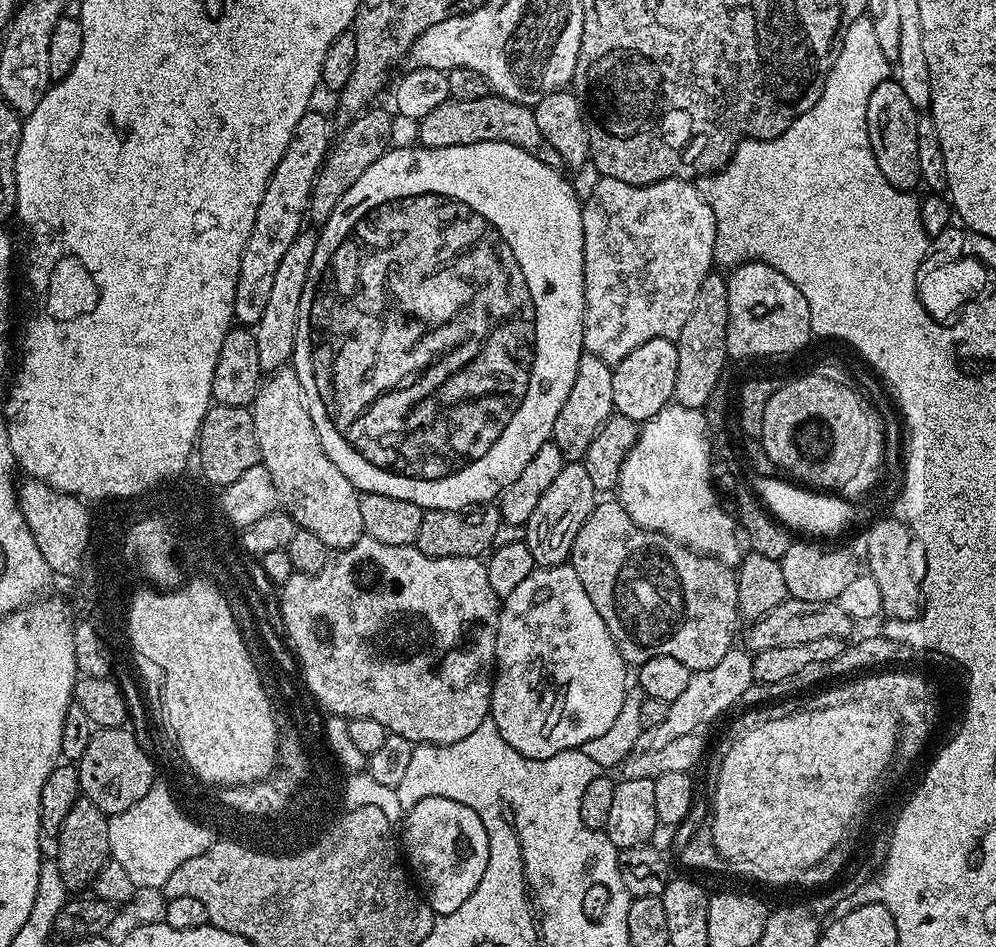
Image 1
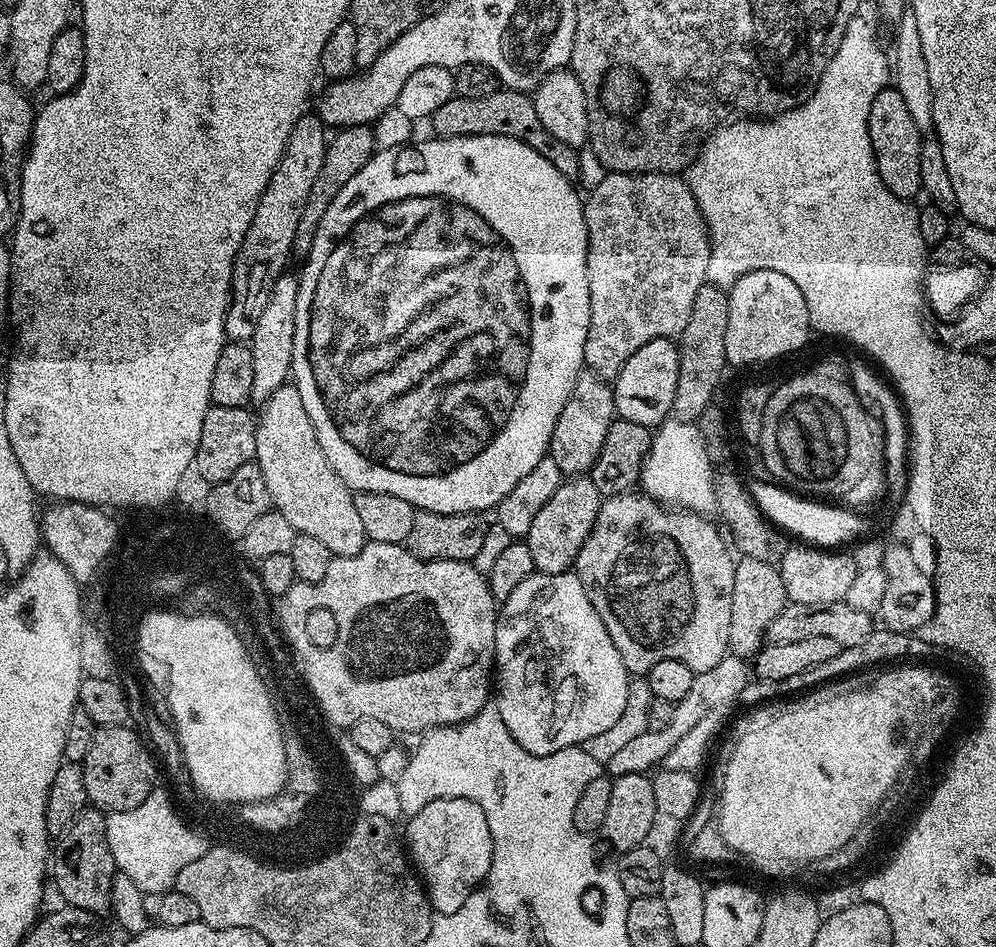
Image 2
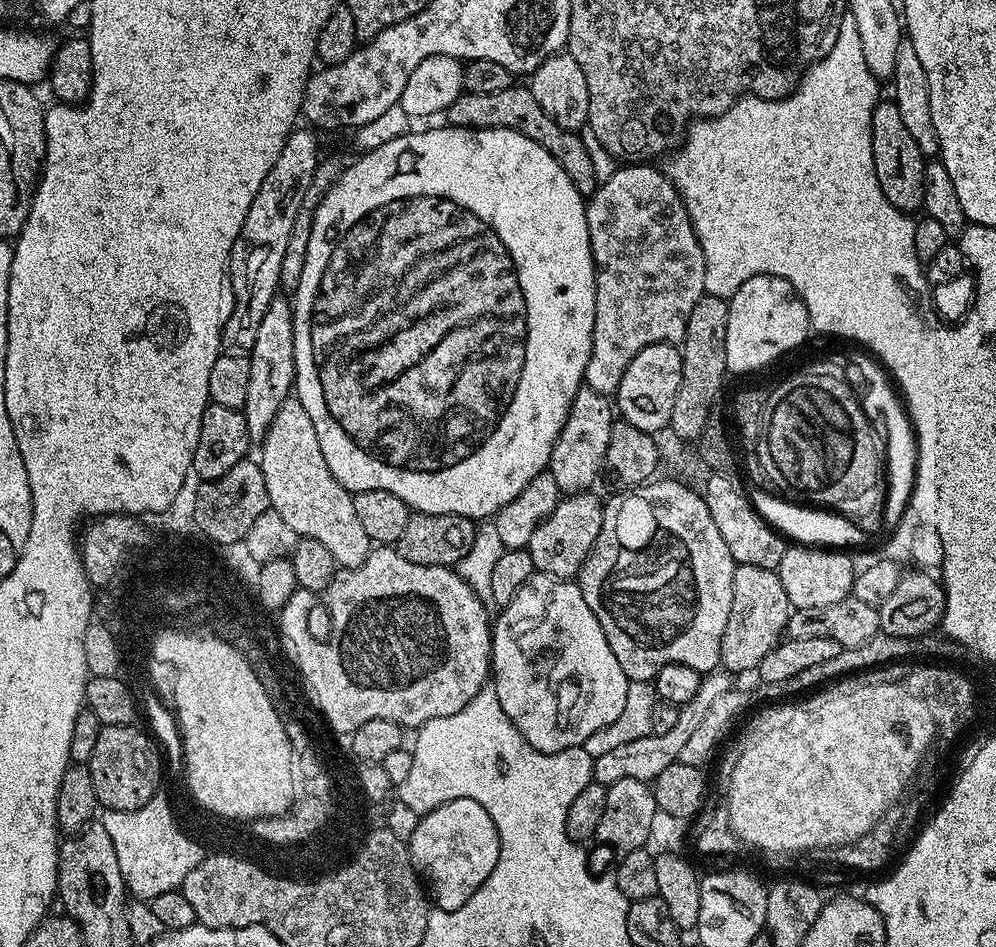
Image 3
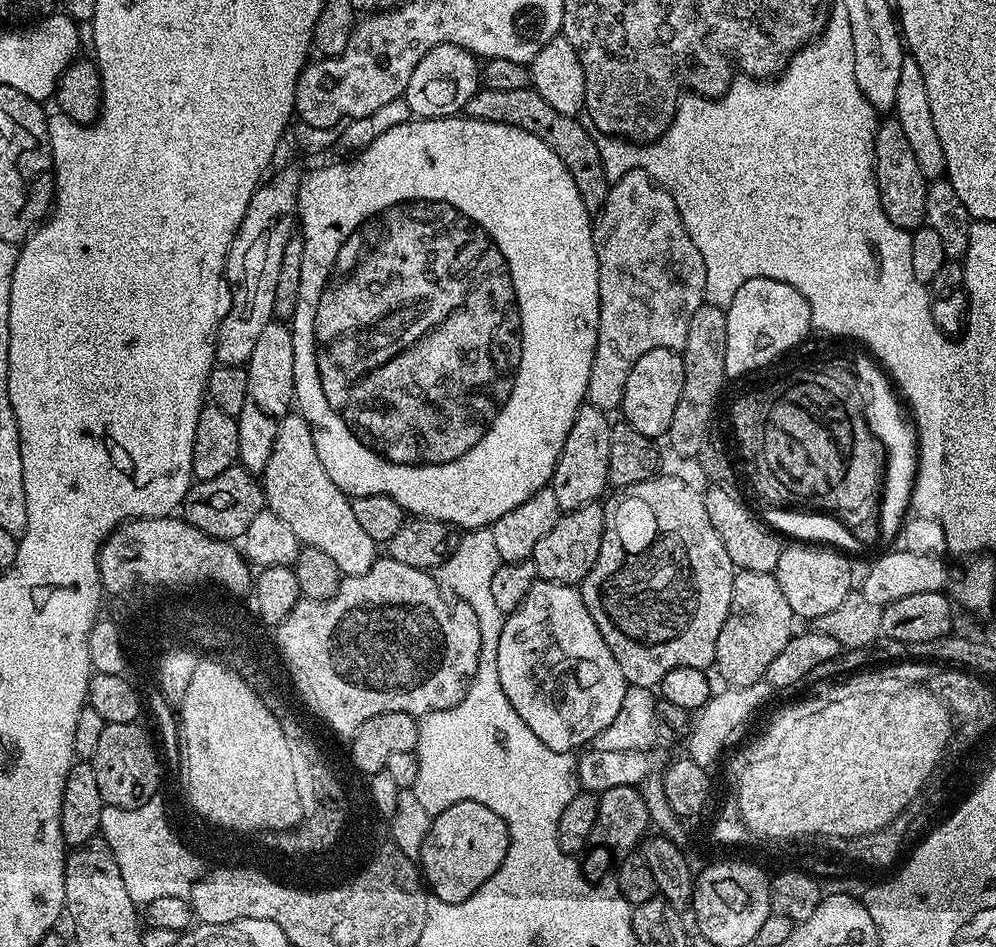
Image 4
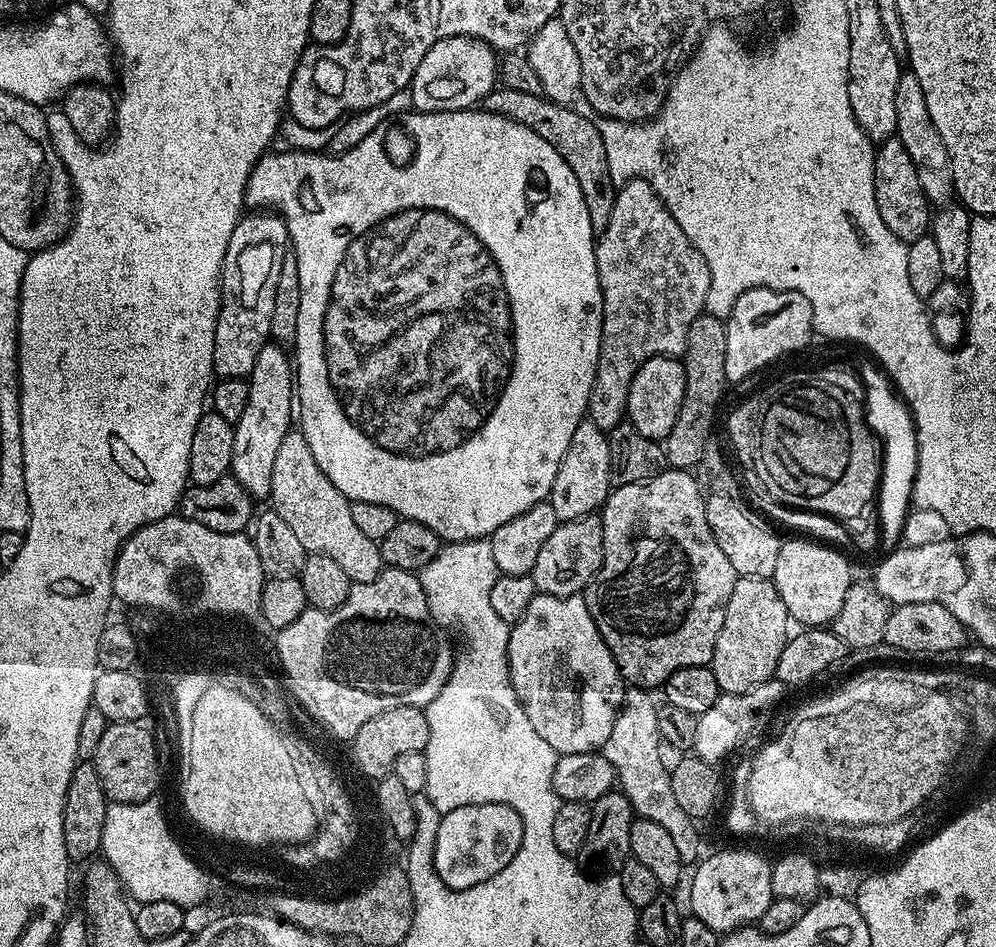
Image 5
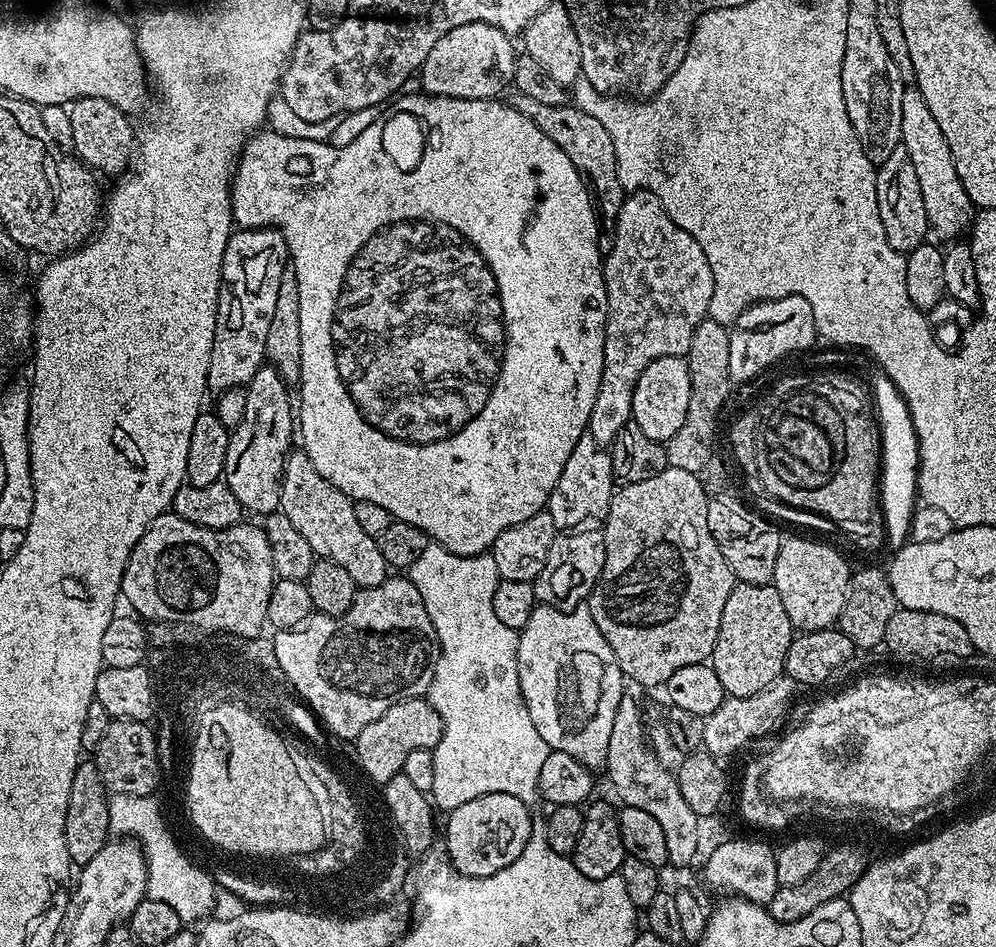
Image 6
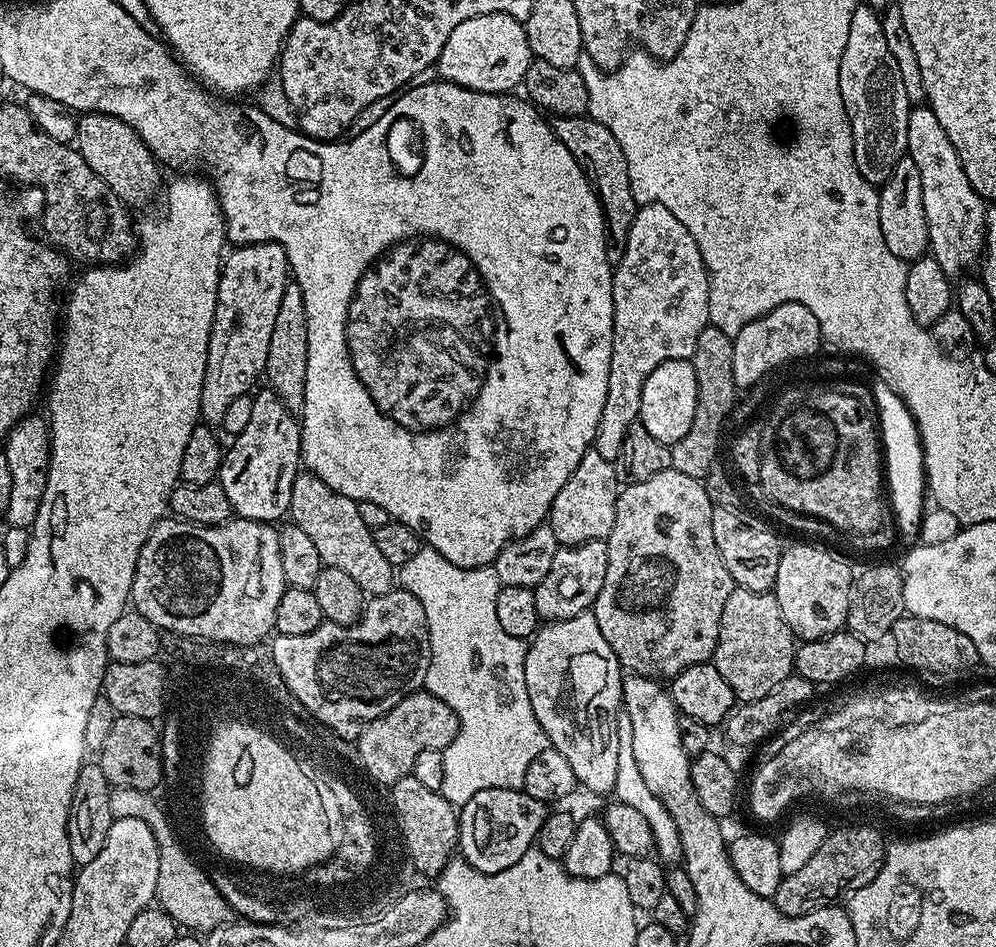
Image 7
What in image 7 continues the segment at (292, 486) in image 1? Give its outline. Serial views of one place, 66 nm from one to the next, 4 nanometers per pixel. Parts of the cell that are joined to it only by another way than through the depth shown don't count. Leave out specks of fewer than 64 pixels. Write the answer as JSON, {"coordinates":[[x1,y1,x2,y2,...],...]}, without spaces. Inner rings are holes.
{"coordinates":[[304,470,294,478,288,510,291,523,302,526,302,531,313,540,324,565,350,574,369,597,393,591,394,566,386,562,382,550,378,550,373,529,362,522,357,501,330,490,322,478]]}

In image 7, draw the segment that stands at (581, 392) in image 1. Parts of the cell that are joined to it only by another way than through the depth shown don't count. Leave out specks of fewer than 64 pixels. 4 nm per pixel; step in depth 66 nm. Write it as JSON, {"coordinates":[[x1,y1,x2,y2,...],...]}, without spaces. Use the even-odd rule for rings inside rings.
{"coordinates":[[589,450,582,462,574,466,574,474,570,474,570,478,566,478,566,486,558,490,558,498,554,498,546,521,554,530,554,538,558,538,561,546,608,539,610,530,614,530,616,500,622,491,619,479,621,477,618,475,617,465,602,458,602,454,595,450]]}

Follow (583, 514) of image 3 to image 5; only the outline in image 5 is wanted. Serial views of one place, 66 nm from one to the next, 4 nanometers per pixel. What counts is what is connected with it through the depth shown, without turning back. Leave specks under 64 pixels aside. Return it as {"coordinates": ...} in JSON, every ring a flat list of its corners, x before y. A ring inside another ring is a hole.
{"coordinates":[[599,515,583,516,577,520,565,520,557,523,554,534,546,538,542,551,538,554,538,562,534,562,530,573,537,593,545,592,551,596,578,596,587,589,590,581,602,566,604,557,604,522]]}

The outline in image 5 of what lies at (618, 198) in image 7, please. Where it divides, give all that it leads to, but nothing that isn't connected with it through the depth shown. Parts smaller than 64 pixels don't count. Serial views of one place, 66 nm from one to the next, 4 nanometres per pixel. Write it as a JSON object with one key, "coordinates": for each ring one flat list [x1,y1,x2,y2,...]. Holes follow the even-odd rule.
{"coordinates":[[503,86,493,88,482,104,487,111,518,120,534,130,538,138,546,138,546,142,550,142,554,150,558,150,558,154,566,158,566,166,574,170,574,178,578,178,578,186,582,189,593,233,604,232,606,222,610,222,610,210,614,210,618,185,610,178,610,165,606,163,606,142,602,142,601,128,596,125,595,119,591,115,588,117,575,112,575,107,556,104,543,94,522,94,522,90,510,90]]}

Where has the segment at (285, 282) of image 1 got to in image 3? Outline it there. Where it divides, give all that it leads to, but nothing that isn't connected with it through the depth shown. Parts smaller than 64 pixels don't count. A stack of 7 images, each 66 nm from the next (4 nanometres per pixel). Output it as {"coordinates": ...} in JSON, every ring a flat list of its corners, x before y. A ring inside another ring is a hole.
{"coordinates":[[278,294,266,310,266,318,258,326,254,346,250,350,250,387,242,409,248,427,248,439,252,442,263,441,268,428,274,422,281,404,291,397,296,382,294,366,294,322,292,321,293,301,287,295]]}

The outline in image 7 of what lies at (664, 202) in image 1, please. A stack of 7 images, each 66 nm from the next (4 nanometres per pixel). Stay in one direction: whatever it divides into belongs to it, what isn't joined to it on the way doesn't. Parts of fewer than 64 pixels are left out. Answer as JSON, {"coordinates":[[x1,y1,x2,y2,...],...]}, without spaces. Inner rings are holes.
{"coordinates":[[641,204,636,209,634,222,630,222,630,234,626,238,624,252,615,261,612,269,612,293,614,294,614,338,612,339,612,349,610,350,610,383,606,385,606,406,602,406,602,418,598,422,596,431,596,442,594,450,602,454,602,458,616,462,619,461,622,442,626,442,626,430,630,430,632,424,640,419,640,407,642,406,642,386,646,386,646,378,662,366,662,362,671,360,691,360,694,350,698,346,698,334,702,334,704,328,709,327,710,321,710,282,708,281,708,267,702,258,702,250,698,250,698,242,694,242,694,237,690,235,690,230,666,210,666,206,661,204]]}

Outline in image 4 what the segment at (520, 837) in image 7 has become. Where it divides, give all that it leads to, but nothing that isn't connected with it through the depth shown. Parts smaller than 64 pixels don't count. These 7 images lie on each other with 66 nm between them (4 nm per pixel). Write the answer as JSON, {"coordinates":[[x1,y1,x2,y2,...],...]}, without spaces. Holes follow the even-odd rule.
{"coordinates":[[457,800,449,803,446,810,435,813,431,817,429,833,426,834,424,845,421,848,418,859,418,867,430,889,431,895,442,902,457,904,472,894,484,883,492,879,492,875,502,866,508,849,508,827,490,806,482,806,482,802,470,802,469,800]]}

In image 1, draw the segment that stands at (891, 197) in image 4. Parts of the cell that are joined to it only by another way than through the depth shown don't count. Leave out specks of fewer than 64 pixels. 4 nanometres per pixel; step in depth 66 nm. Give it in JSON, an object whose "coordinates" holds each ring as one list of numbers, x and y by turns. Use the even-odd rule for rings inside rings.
{"coordinates":[[886,78,868,96,866,102,866,130,868,147,876,159,876,168,882,170,882,178,899,192,912,192,921,187,918,166,918,110,910,98,906,98,902,86,895,78]]}

